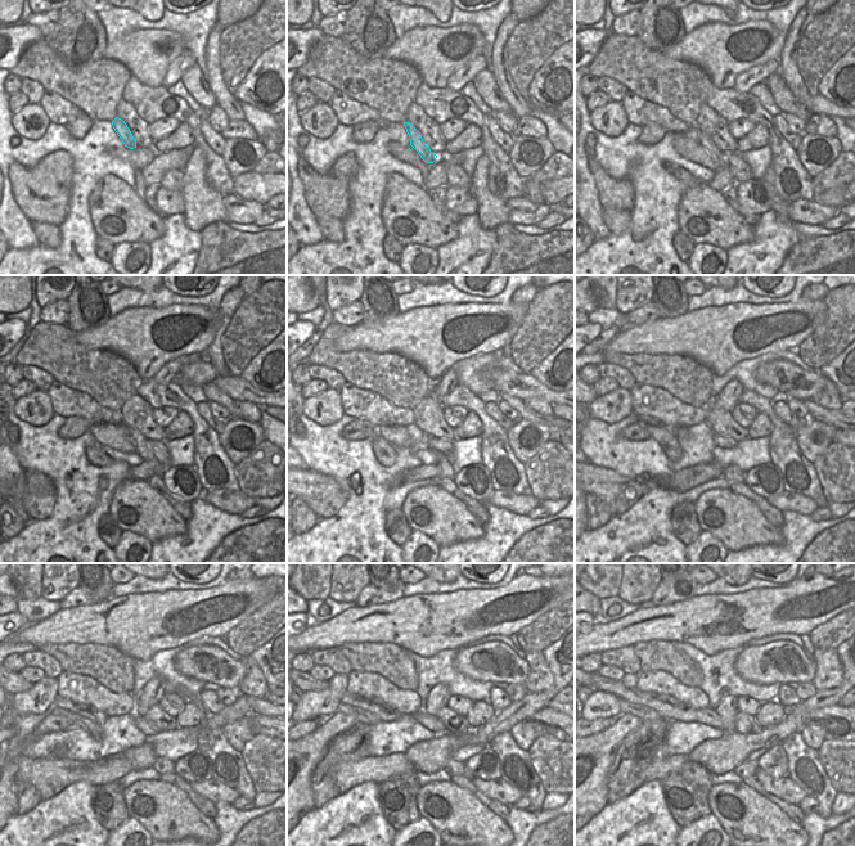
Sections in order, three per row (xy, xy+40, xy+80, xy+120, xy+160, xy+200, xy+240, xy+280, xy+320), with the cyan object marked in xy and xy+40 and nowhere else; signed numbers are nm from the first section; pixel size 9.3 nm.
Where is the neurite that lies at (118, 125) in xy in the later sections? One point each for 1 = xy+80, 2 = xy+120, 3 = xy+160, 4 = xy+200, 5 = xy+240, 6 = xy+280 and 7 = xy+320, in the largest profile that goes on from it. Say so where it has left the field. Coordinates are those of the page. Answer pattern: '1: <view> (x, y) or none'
1: xy+80 (707, 144)
2: xy+120 (140, 442)
3: xy+160 (445, 468)
4: xy+200 (732, 473)
5: xy+240 (162, 765)
6: xy+280 (453, 768)
7: xy+320 (746, 769)

